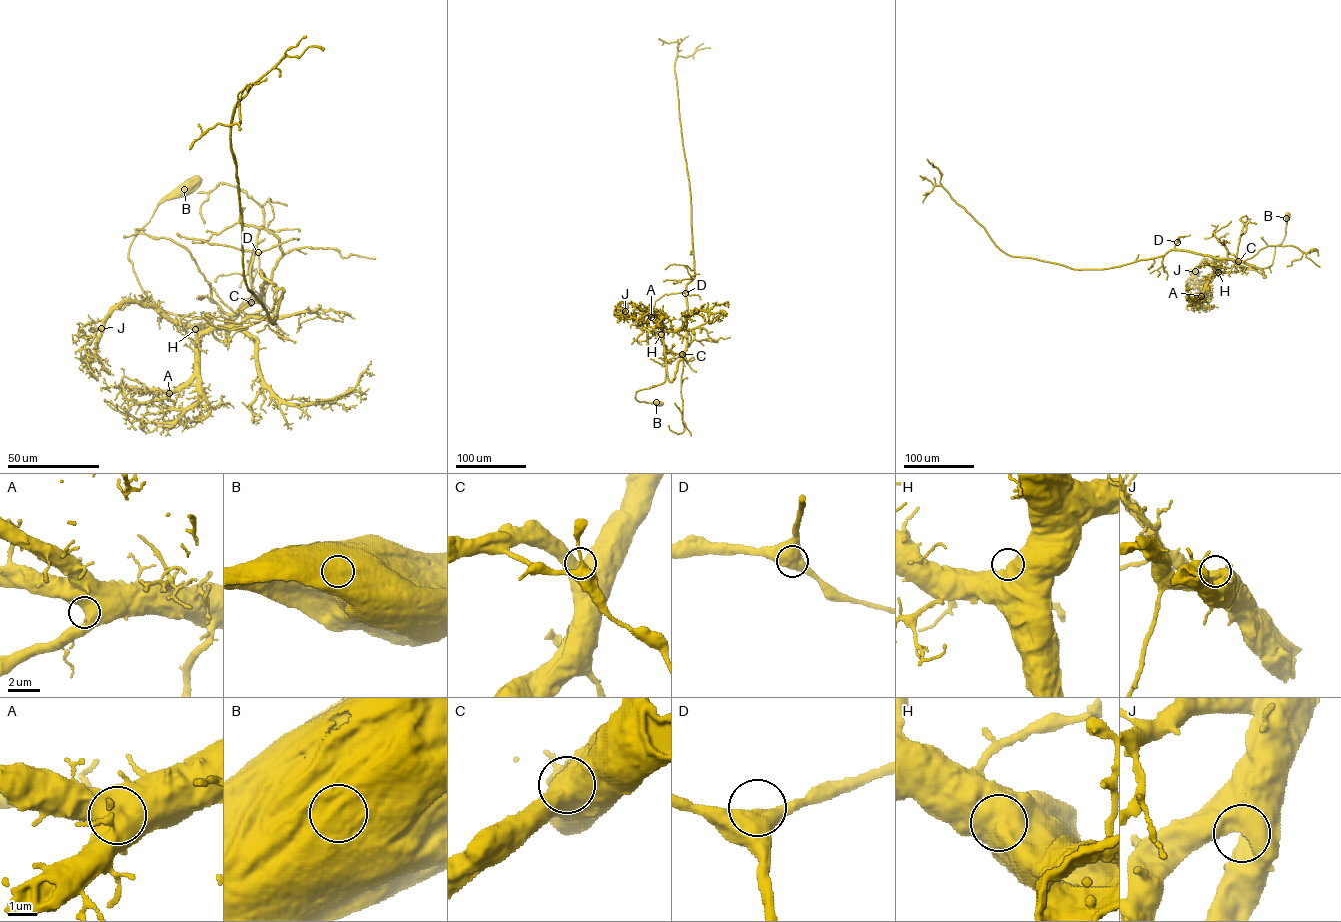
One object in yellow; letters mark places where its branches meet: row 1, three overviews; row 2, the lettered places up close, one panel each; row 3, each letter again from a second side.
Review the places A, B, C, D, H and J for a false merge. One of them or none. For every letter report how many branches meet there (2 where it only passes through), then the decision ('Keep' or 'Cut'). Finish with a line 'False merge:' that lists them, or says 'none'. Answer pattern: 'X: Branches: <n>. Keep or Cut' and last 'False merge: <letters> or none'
A: Branches: 1. Keep
B: Branches: 1. Keep
C: Branches: 1. Keep
D: Branches: 2. Keep
H: Branches: 1. Keep
J: Branches: 1. Keep
False merge: none

